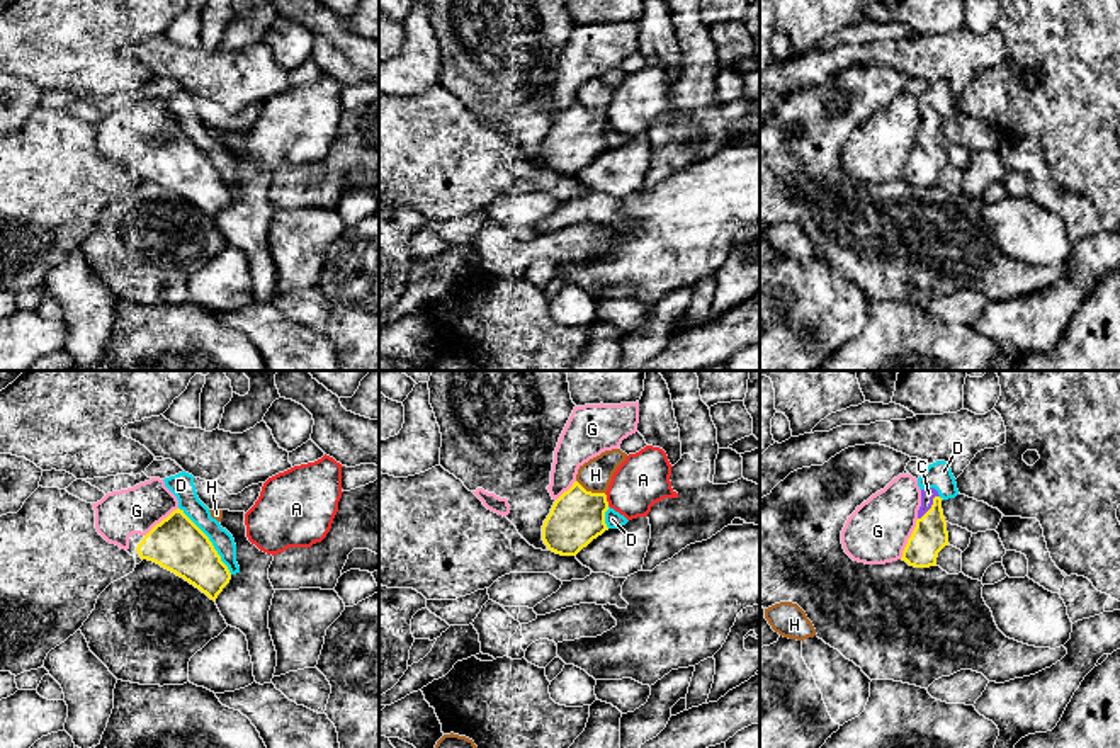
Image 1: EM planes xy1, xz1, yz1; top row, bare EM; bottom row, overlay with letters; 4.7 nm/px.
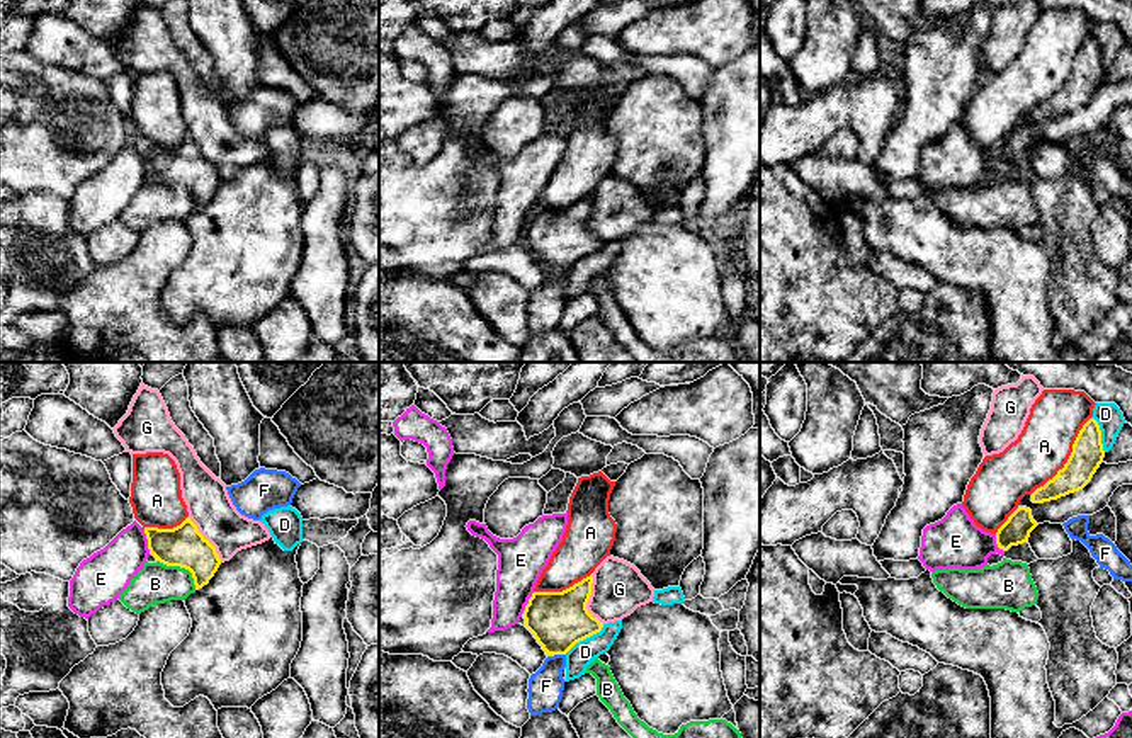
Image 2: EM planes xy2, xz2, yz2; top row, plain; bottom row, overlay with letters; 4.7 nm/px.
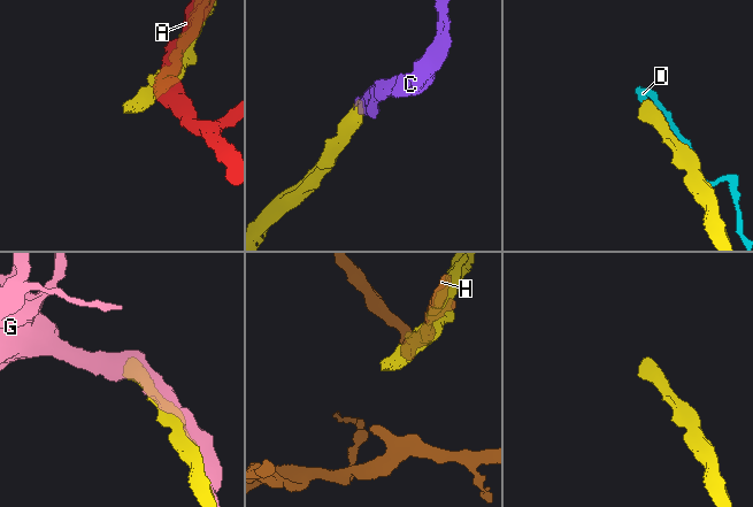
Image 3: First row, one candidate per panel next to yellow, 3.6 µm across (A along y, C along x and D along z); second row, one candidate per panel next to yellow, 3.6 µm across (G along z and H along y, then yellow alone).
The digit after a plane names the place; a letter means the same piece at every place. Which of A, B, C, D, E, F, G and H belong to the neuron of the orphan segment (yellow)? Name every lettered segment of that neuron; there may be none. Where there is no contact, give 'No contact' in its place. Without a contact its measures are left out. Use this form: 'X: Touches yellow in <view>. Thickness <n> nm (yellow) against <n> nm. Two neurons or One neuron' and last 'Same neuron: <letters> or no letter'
A: Touches yellow in yz2. Thickness 150 nm (yellow) against 260 nm. Two neurons
B: Touches yellow in xy2. Thickness 200 nm (yellow) against 190 nm. Two neurons
C: Touches yellow in yz1. Thickness 170 nm (yellow) against 60 nm. One neuron
D: Touches yellow in xy1. Thickness 260 nm (yellow) against 100 nm. Two neurons
E: Touches yellow in xy2. Thickness 200 nm (yellow) against 220 nm. Two neurons
F: Touches yellow in xz2. Thickness 280 nm (yellow) against 170 nm. Two neurons
G: Touches yellow in xz2. Thickness 280 nm (yellow) against 240 nm. Two neurons
H: Touches yellow in xz1. Thickness 260 nm (yellow) against 150 nm. Two neurons
Same neuron: C

